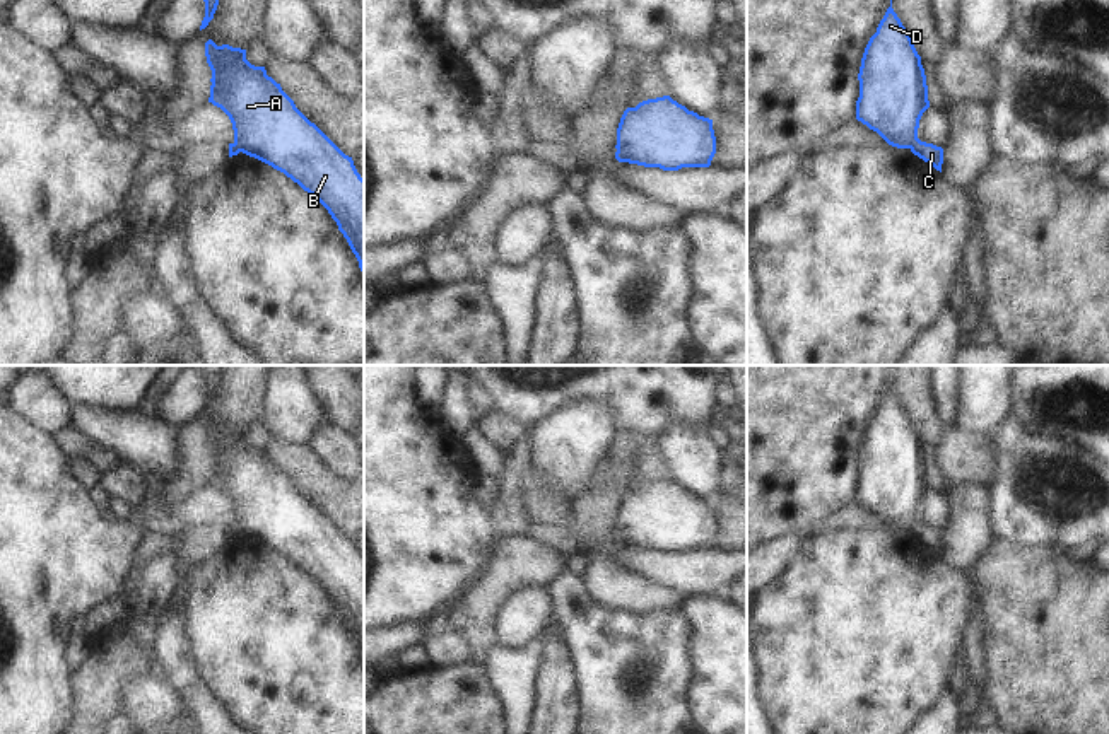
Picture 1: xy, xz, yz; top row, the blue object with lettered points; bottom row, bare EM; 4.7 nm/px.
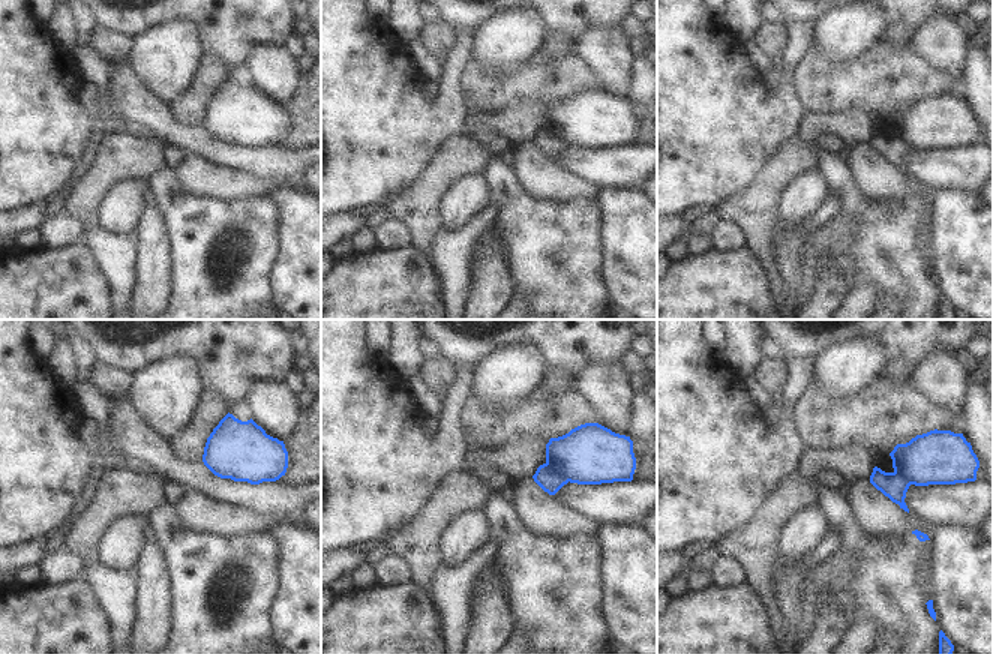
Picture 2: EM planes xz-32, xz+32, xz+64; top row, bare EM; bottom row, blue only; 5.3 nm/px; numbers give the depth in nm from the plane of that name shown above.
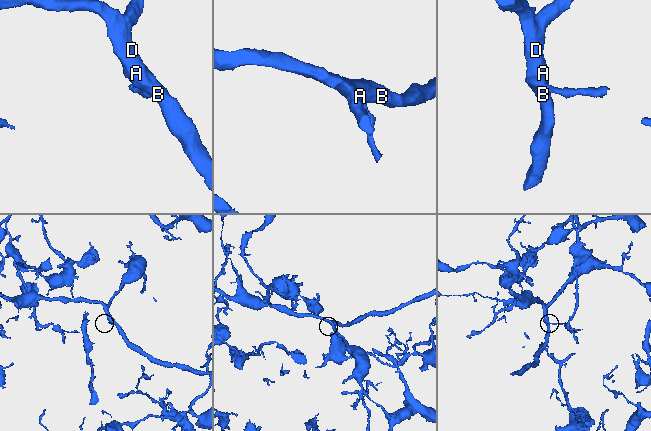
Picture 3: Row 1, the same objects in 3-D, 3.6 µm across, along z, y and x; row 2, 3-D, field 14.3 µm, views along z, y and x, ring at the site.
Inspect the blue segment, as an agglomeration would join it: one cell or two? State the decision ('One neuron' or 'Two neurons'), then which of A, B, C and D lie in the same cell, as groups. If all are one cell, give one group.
Two neurons. Groups: A B D / C

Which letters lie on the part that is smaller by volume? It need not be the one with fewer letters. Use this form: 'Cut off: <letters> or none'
Cut off: C

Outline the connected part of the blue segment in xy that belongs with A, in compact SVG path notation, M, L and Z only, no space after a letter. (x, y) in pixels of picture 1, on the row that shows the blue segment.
M208 39L205 56L212 70L208 102L229 116L239 150L284 172L313 195L337 222L364 273L364 179L352 157L296 108L280 84L267 75L265 67L255 67L246 60L246 50L217 46Z

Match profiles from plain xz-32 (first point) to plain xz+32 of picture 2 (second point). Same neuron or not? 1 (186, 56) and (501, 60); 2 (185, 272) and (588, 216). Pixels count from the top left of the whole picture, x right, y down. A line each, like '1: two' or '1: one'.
1: one
2: one

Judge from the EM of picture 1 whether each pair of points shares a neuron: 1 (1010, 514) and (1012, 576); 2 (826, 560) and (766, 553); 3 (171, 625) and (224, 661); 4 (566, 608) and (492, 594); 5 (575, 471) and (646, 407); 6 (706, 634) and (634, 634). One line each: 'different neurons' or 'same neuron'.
1: different neurons
2: different neurons
3: different neurons
4: different neurons
5: different neurons
6: different neurons

